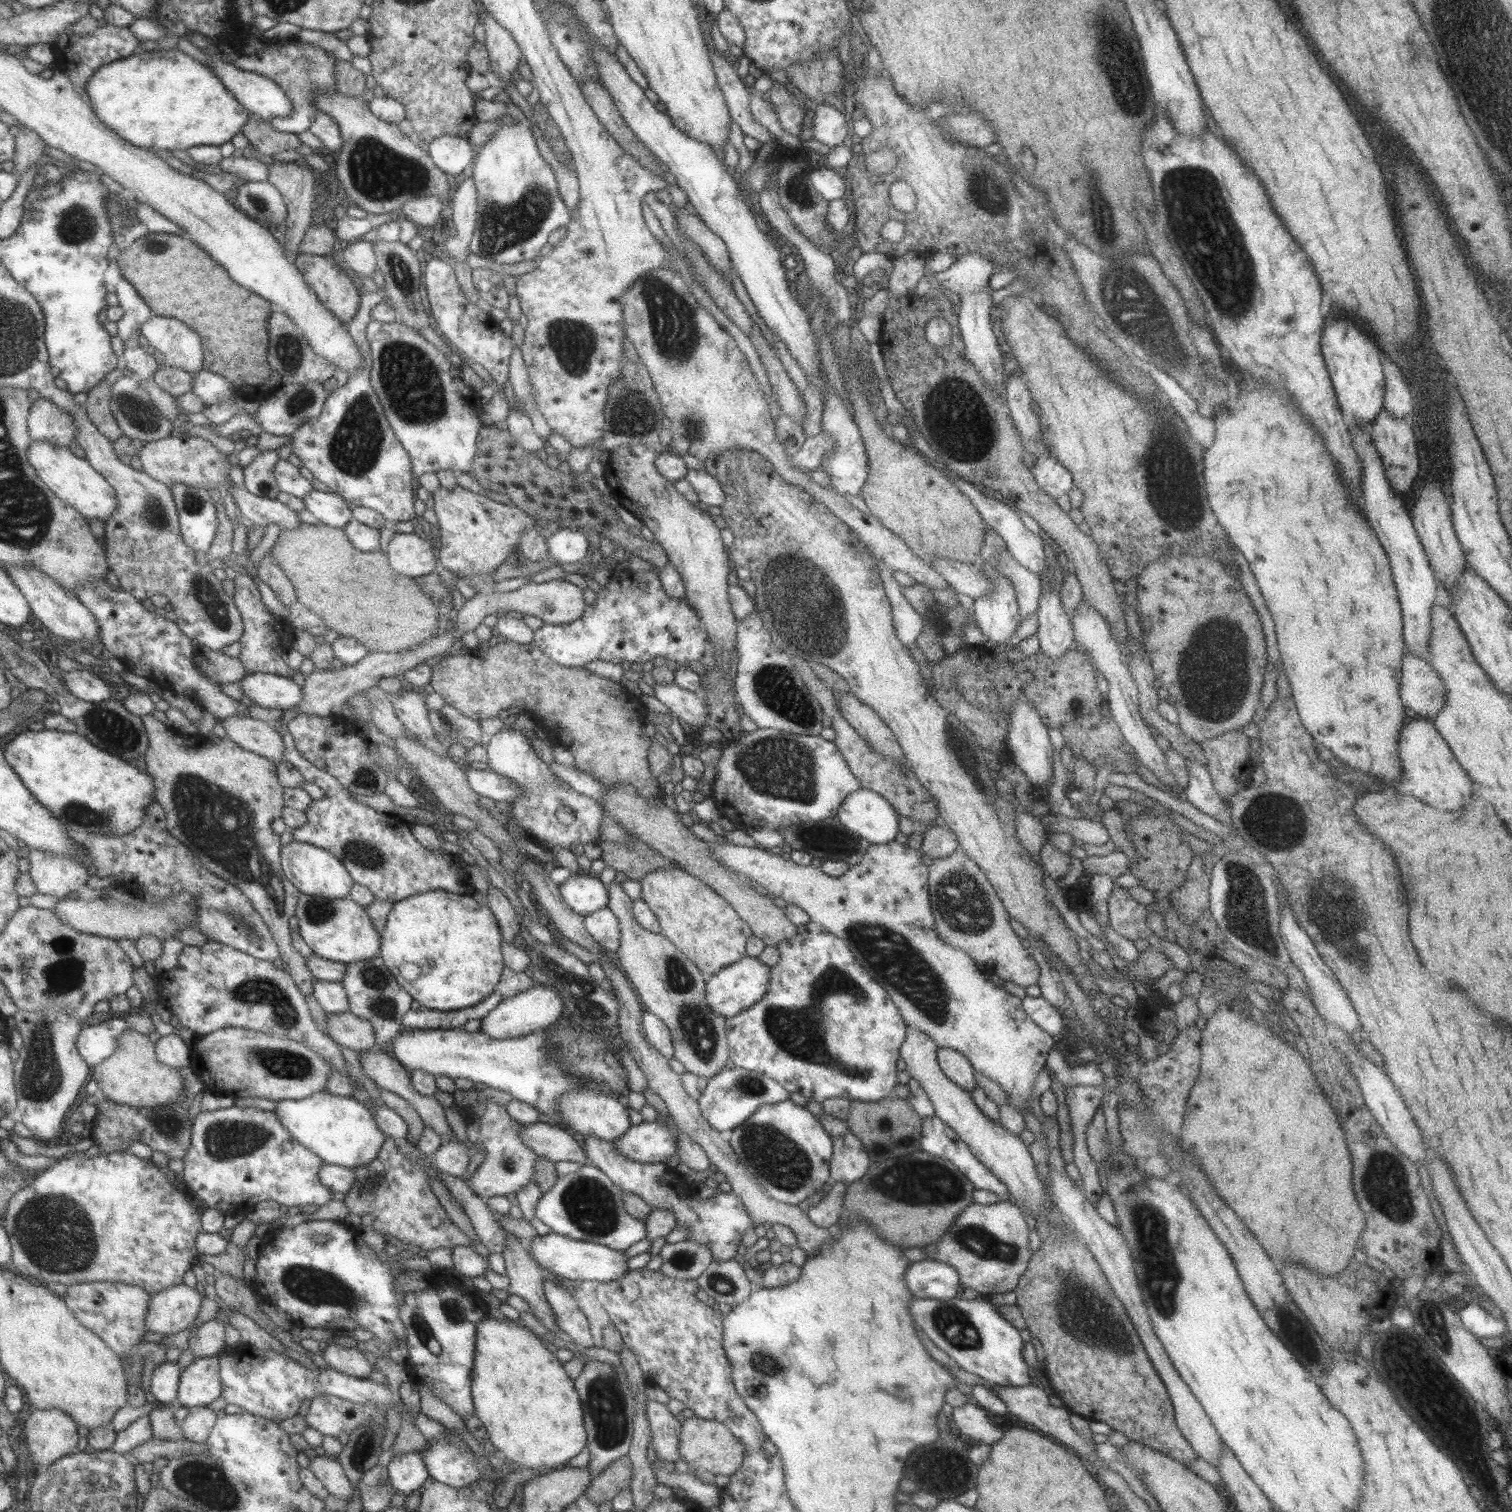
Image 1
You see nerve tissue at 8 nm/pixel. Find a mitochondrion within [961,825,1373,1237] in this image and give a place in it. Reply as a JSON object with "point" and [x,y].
{"point":[1248,896]}

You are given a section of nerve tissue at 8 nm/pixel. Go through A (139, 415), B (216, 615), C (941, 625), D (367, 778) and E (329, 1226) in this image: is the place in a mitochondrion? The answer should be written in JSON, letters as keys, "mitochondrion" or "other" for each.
{"A":"mitochondrion","B":"mitochondrion","C":"other","D":"mitochondrion","E":"other"}

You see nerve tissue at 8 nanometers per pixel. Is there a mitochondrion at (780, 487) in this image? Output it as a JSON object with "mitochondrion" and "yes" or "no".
{"mitochondrion":"no"}

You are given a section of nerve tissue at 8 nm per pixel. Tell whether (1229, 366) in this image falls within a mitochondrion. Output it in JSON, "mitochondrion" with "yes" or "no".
{"mitochondrion":"no"}

